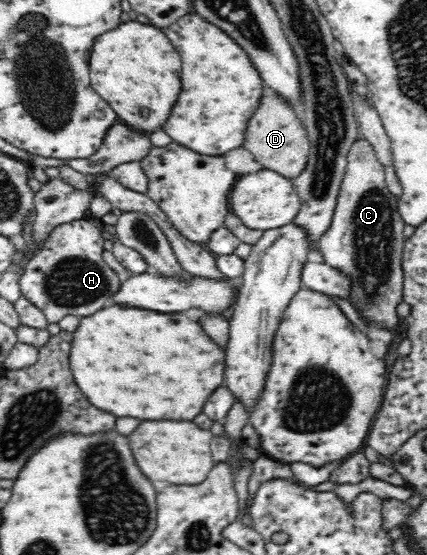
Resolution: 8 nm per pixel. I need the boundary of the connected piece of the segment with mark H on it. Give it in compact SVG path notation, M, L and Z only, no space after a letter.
M82 218L56 226L45 238L43 244L28 261L19 279L21 297L33 303L46 316L48 323L58 323L66 315L88 317L96 310L109 305L112 295L121 287L118 274L105 262L103 222L98 218Z

